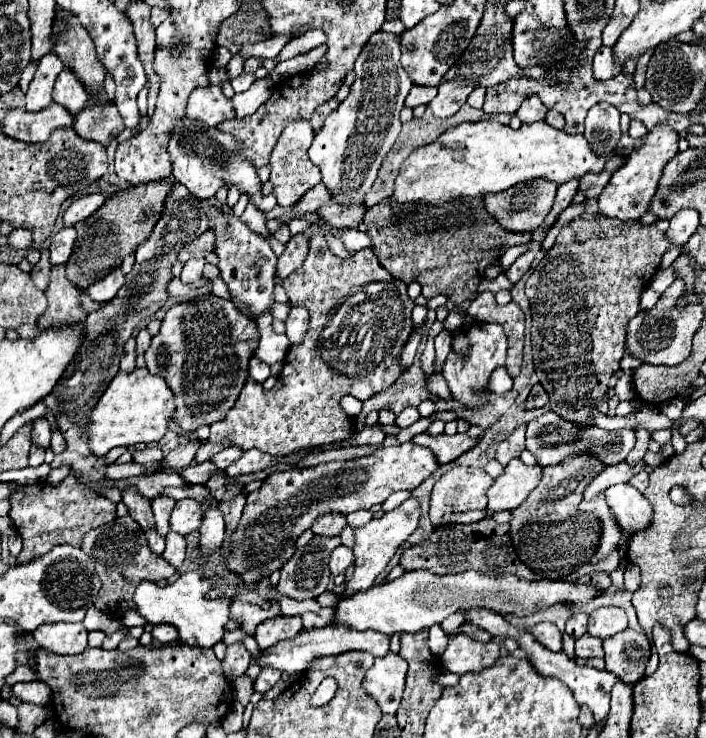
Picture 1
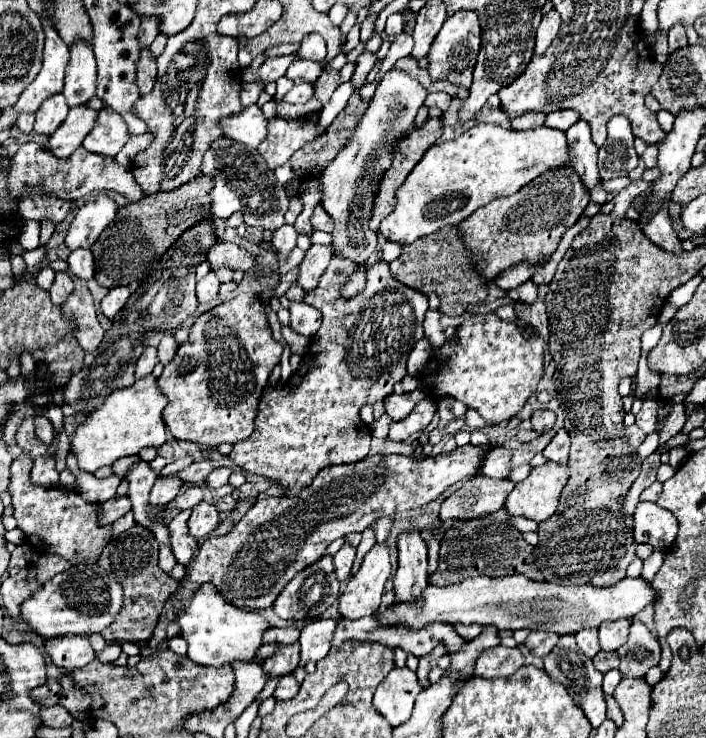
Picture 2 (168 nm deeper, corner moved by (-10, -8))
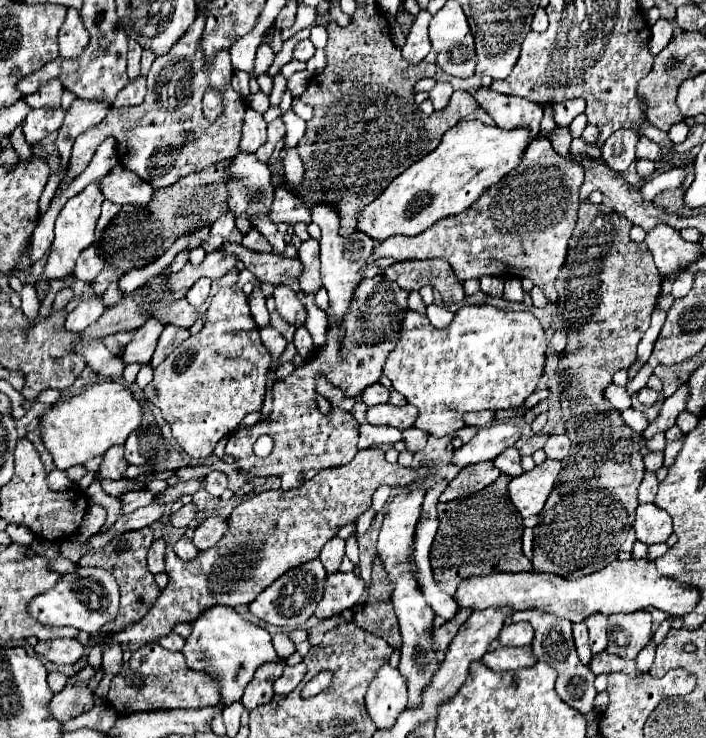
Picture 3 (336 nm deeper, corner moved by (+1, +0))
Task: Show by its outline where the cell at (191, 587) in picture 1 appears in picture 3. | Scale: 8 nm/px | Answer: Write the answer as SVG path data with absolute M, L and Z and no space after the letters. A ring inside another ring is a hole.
M226 605L204 609L204 613L200 613L196 621L190 621L190 629L192 633L186 639L186 645L182 649L182 655L186 657L186 665L190 669L208 671L224 681L222 695L220 695L220 701L224 705L242 699L244 687L250 683L254 671L262 663L280 659L272 647L270 633L264 627L246 621L236 609Z

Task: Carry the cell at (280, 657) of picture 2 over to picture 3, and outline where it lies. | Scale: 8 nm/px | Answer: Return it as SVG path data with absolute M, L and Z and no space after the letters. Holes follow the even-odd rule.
M280 659L280 661L276 661L276 665L268 663L268 665L262 665L260 669L256 669L254 679L246 685L244 697L242 697L242 705L244 705L248 711L254 709L256 705L268 703L268 701L274 697L272 683L282 675L284 667L286 667L286 661Z

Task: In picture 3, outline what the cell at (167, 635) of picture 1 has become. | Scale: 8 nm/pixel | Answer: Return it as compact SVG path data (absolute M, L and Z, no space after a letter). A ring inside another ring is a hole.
M170 633L168 637L160 637L158 641L164 649L170 649L170 651L180 651L184 647L184 637L176 635L176 633Z

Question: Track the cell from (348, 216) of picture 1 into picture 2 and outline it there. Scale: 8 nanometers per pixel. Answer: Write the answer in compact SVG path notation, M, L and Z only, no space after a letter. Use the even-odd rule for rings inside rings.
M321 205L315 207L315 211L311 215L311 223L313 223L313 229L321 229L321 231L331 233L331 217L327 217L327 211L321 209Z

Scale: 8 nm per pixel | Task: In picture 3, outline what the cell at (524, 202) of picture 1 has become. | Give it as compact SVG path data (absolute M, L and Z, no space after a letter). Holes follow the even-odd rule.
M538 137L528 145L522 163L488 189L472 209L456 217L444 217L444 221L436 221L432 229L416 237L388 237L372 253L396 261L442 257L462 281L484 275L528 277L550 301L556 301L554 279L564 265L568 239L576 225L578 191L584 181L580 159L586 151L590 147L582 139L574 139L572 155L560 157L548 139Z

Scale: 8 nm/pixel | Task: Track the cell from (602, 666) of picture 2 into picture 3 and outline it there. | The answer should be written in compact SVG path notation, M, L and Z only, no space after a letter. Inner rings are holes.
M598 653L592 657L590 661L590 671L594 675L598 673L614 673L614 671L622 671L622 673L638 673L636 669L636 661L626 661L622 657L616 657L616 655L610 655L610 653Z

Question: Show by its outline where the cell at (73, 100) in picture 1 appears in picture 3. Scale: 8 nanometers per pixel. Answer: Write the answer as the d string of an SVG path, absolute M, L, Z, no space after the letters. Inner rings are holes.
M68 7L66 21L58 33L58 47L62 59L76 59L84 53L88 45L88 31L80 21L80 13L74 7Z

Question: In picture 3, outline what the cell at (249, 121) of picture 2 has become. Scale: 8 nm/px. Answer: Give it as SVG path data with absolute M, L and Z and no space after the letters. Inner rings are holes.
M246 109L244 121L242 121L242 141L240 141L240 149L254 153L262 143L266 141L266 121L262 119L260 113L256 113L254 109Z

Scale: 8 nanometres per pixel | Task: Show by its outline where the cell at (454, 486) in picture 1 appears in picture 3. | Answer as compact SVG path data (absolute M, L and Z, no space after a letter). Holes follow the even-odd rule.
M492 461L468 465L448 483L444 493L440 495L440 503L448 503L454 499L478 493L480 489L494 483L498 477L500 477L500 471L492 465Z

